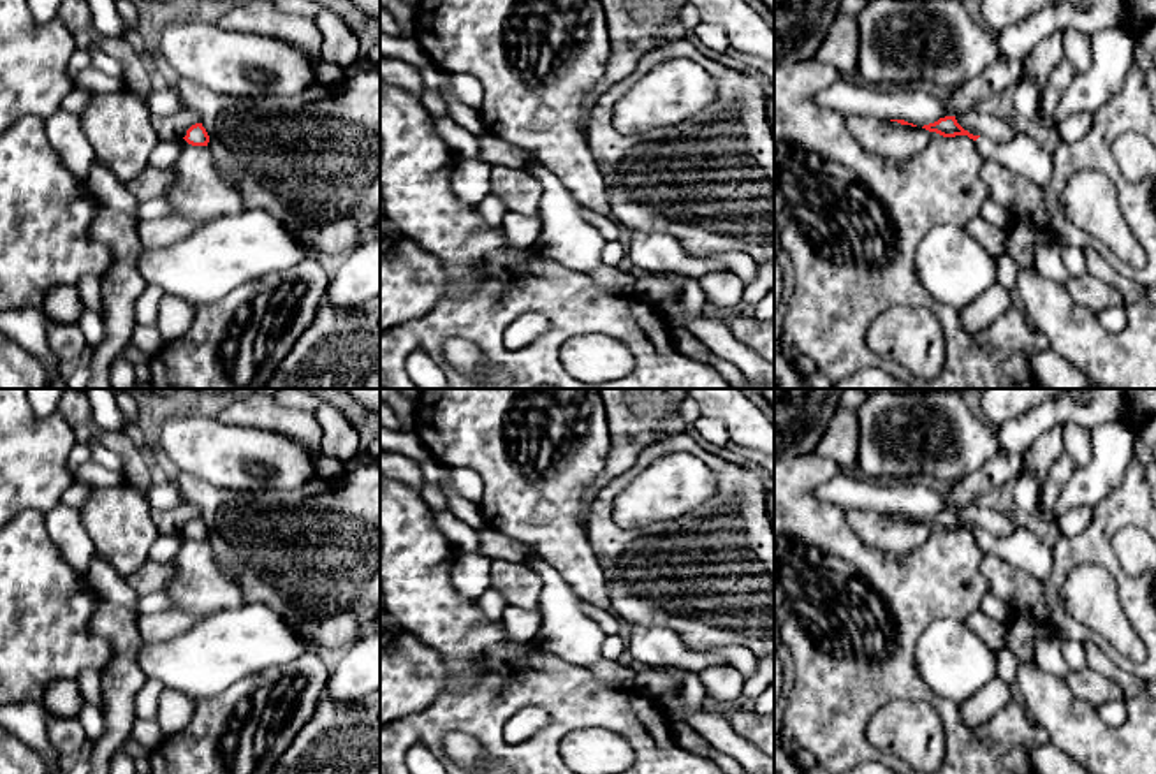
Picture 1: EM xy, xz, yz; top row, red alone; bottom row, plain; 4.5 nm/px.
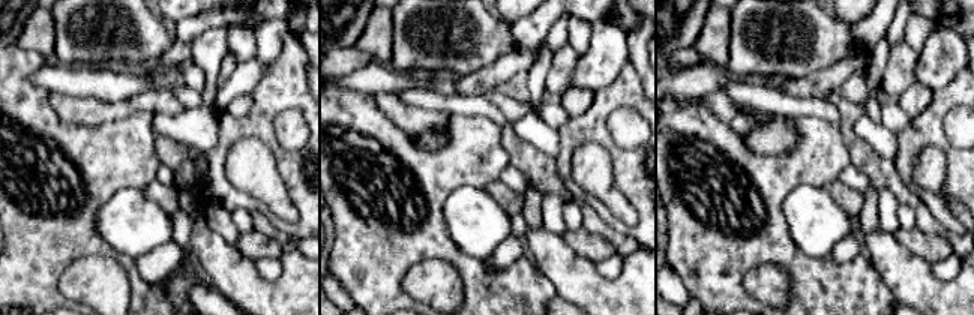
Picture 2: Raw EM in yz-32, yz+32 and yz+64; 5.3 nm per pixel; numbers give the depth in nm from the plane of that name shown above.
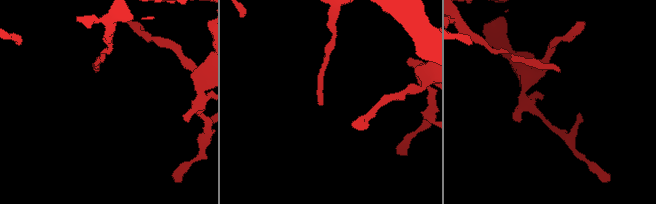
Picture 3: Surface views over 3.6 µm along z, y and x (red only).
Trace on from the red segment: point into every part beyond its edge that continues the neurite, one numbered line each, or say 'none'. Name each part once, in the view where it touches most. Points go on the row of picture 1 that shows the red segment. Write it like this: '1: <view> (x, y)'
1: yz (1023, 155)

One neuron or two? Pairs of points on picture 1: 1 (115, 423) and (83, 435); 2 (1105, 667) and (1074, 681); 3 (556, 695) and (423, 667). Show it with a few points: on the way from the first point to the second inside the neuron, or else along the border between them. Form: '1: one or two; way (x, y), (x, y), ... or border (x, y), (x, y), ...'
1: two; border (90, 407), (92, 417), (102, 428), (124, 431)
2: two; border (1086, 667), (1112, 679), (1125, 697)
3: two; border (444, 658), (453, 667), (472, 669), (481, 681)

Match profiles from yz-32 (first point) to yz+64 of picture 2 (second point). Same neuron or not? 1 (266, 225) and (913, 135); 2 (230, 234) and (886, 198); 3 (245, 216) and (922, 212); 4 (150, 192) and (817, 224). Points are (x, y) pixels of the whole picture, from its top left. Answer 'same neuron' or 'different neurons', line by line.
1: different neurons
2: same neuron
3: different neurons
4: different neurons

